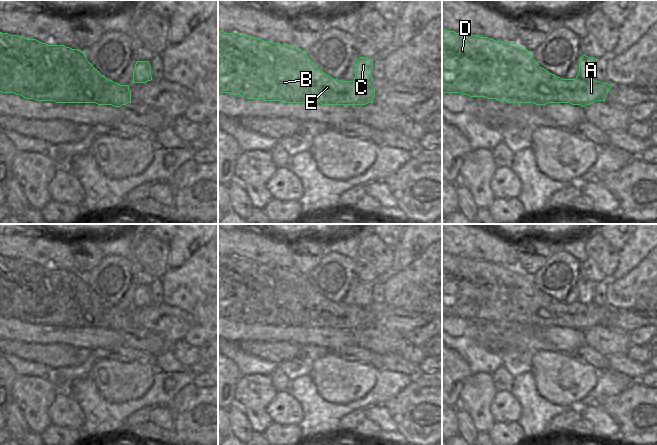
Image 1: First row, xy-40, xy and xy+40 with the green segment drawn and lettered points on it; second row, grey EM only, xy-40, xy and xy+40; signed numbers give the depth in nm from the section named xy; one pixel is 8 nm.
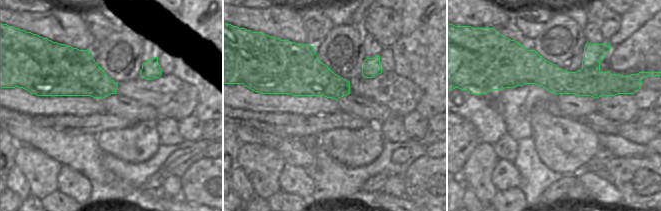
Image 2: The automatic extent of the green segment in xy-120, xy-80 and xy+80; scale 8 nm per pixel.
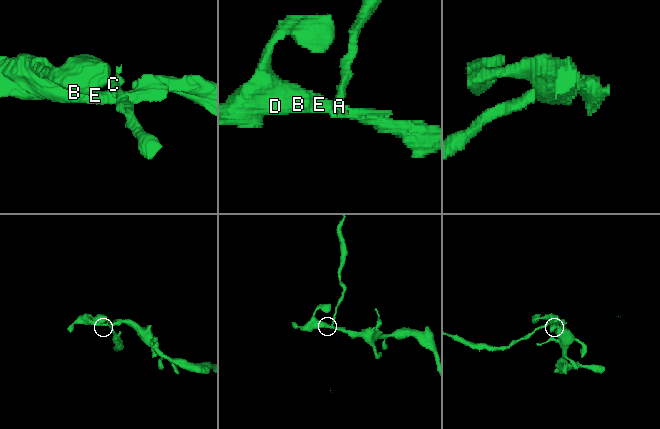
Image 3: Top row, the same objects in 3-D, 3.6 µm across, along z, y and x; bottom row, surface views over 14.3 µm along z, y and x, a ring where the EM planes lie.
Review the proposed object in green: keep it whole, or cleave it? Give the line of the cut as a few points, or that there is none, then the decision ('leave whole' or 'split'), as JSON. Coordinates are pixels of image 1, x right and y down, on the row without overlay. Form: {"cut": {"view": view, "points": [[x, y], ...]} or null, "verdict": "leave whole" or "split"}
{"cut": {"view": "xy+40", "points": [[575, 302], [592, 303]]}, "verdict": "split"}

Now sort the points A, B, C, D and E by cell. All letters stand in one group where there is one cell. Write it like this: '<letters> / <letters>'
A B D E / C

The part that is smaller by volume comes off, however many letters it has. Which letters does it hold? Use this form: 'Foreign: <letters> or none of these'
Foreign: C

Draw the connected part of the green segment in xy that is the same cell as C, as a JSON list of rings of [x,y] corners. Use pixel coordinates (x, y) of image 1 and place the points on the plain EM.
[[[359,281],[355,288],[355,302],[354,305],[360,307],[371,307],[373,302],[371,296],[373,294],[373,283],[366,281]]]

